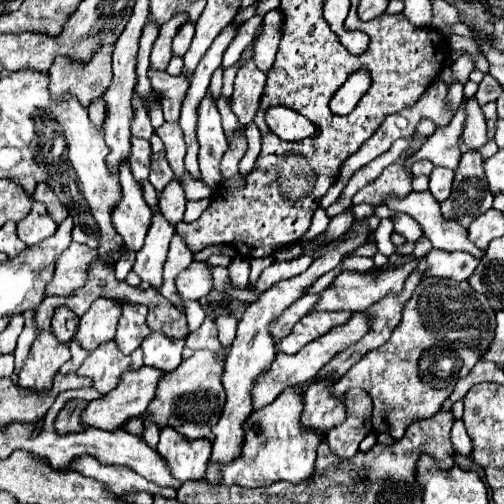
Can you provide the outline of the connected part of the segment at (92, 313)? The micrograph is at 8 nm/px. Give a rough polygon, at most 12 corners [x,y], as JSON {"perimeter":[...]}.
{"perimeter":[[96,300],[80,318],[76,338],[94,350],[116,334],[122,306]]}

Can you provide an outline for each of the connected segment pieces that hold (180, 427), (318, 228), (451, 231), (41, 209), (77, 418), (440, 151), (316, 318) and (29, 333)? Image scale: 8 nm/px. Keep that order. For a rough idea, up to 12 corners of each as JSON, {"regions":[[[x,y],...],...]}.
{"regions":[[[196,350],[158,386],[144,416],[214,440],[224,358]],[[324,208],[314,212],[312,226],[302,240],[314,238],[328,228],[330,218]],[[428,190],[388,194],[390,209],[412,216],[434,248],[484,256],[458,222],[442,218]],[[42,202],[18,222],[18,238],[34,246],[56,232]],[[70,400],[54,422],[58,434],[82,432],[86,400]],[[464,106],[448,126],[424,142],[406,163],[422,158],[452,170],[460,160],[458,140],[464,130]],[[310,312],[276,350],[296,354],[350,312]],[[26,312],[24,330],[18,338],[18,348],[22,352],[20,364],[28,356],[28,346],[36,338],[34,312]]]}

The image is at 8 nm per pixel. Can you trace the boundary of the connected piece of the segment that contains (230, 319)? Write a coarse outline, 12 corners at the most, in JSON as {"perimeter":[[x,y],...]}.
{"perimeter":[[230,314],[218,316],[218,338],[228,346],[236,338],[238,320]]}

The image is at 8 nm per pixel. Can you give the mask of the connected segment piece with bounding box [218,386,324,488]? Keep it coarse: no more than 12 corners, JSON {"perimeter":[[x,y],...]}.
{"perimeter":[[300,386],[242,424],[240,456],[220,482],[300,484],[314,470],[320,430],[300,422]]}

